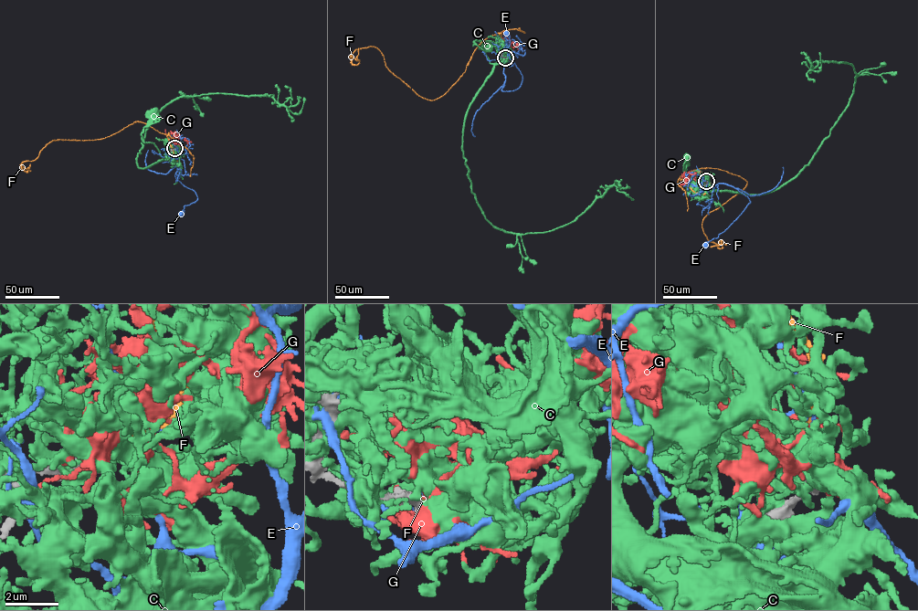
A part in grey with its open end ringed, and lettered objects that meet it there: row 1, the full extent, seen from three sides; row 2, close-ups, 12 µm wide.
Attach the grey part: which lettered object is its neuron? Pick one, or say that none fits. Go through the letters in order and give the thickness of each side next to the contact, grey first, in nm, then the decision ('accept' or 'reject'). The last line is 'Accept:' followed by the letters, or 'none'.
C: 500 nm thick on the grey side, 320 nm on the other; reject
E: 420 nm thick on the grey side, 240 nm on the other; reject
F: 460 nm thick on the grey side, 180 nm on the other; accept
G: 480 nm thick on the grey side, 360 nm on the other; reject
Accept: F

